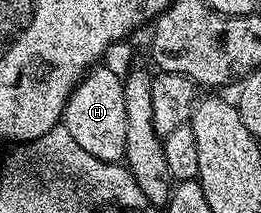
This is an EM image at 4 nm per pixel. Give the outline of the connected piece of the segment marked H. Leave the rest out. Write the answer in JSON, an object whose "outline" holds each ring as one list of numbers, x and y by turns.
{"outline":[[102,63,89,69,68,97,62,125,70,131,70,135,74,135,74,143,78,143,82,151,90,151,94,159,102,159,109,163,123,162,128,140,126,95,122,78,114,75,114,71,110,71]]}

